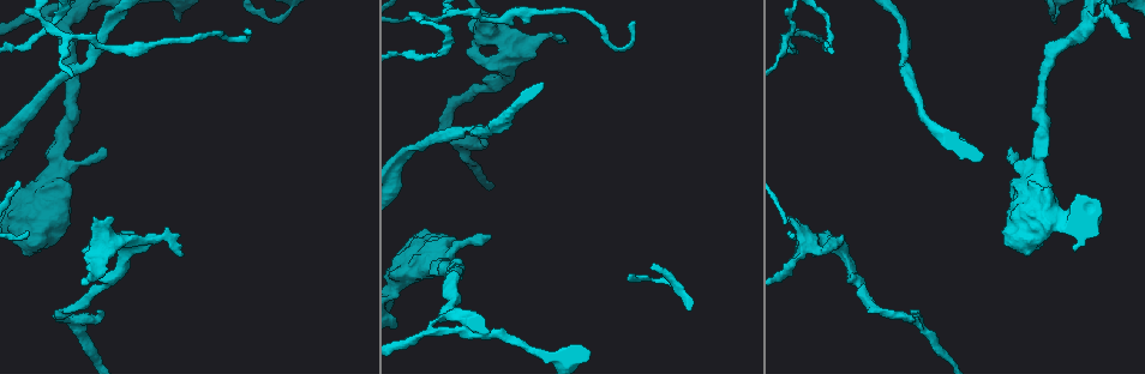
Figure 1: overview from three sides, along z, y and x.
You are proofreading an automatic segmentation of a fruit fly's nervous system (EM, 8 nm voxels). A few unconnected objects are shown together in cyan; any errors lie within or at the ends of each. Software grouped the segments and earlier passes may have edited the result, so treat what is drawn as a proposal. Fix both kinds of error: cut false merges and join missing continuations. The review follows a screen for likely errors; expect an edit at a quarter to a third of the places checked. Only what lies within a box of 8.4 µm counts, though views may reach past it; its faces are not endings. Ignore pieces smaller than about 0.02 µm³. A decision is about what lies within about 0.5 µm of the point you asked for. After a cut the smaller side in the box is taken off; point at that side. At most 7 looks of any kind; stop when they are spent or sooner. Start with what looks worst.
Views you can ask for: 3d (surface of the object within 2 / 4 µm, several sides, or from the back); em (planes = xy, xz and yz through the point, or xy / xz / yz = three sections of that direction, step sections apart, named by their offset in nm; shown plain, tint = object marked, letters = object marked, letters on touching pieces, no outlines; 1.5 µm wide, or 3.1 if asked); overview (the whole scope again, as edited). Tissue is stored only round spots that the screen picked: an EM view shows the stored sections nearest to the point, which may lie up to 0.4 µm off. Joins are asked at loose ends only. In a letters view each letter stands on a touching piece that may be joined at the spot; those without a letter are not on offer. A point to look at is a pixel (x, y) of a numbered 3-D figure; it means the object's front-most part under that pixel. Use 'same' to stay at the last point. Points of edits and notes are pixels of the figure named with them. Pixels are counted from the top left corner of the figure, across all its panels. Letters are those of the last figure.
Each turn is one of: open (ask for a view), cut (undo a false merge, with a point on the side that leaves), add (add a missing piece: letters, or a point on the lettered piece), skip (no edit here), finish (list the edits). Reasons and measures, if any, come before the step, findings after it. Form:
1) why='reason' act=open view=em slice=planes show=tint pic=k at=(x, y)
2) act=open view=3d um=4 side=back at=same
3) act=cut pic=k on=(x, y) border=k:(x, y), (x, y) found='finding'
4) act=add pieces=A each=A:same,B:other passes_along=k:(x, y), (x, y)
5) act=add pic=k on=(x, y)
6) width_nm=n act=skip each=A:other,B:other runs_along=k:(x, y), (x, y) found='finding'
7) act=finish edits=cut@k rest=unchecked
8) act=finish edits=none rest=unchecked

why='sharp bend' act=open view=em slice=xz step=8 show=tint pic=1 at=(450, 316)

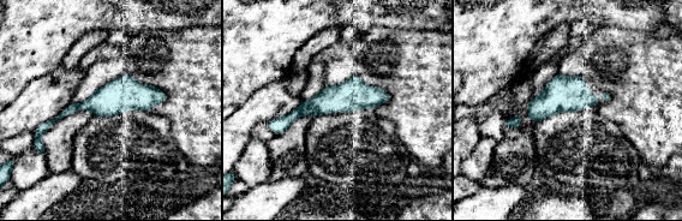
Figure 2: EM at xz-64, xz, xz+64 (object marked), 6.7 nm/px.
act=open view=em slice=planes show=tint at=same

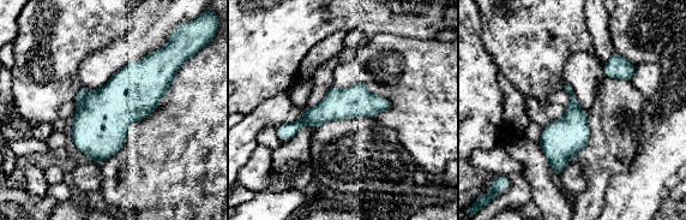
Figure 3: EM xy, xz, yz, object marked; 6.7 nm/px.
act=open view=em slice=planes show=letters at=same

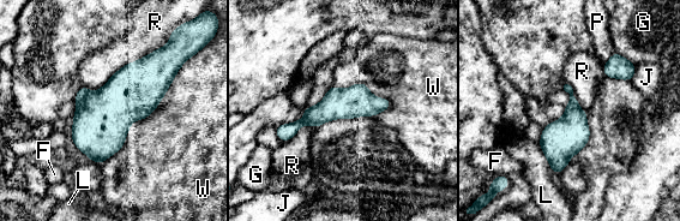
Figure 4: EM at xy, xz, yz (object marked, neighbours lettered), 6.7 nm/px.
act=cut pic=4 on=(82, 94) each=F:other,G:other,J:other,L:other,P:other,R:other,W:other border=4:(90, 91), (77, 108) found='two neurons meet here'

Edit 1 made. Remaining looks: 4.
act=open view=overview

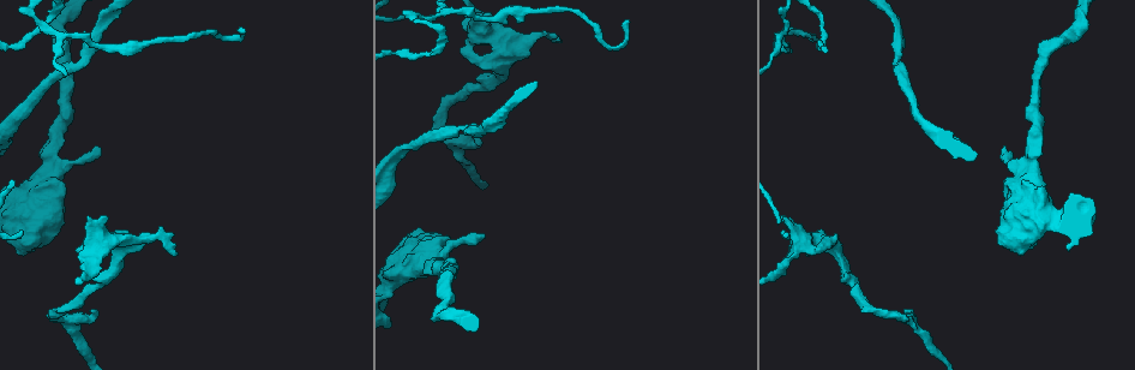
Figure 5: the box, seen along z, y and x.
why='sudden change in width' act=open view=3d um=2 side=back pic=5 at=(810, 241)

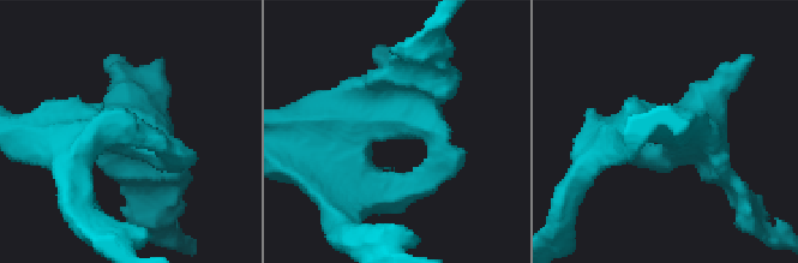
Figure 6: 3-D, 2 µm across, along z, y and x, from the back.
act=open view=em slice=planes show=plain pic=6 at=(358, 133)

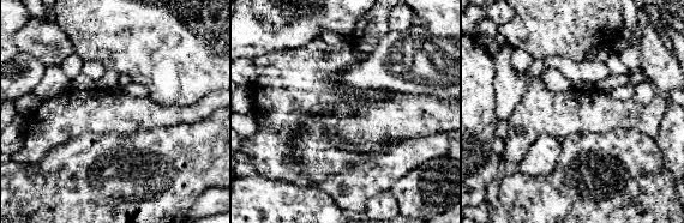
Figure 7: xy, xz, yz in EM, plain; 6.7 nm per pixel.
act=open view=em slice=planes show=letters at=same

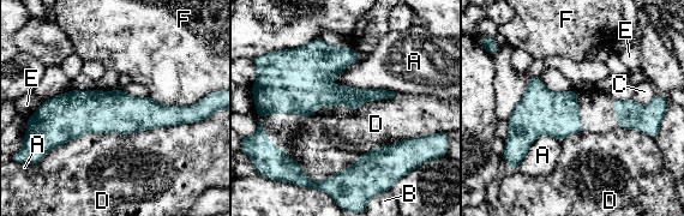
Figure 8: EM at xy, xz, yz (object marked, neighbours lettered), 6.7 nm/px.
act=skip each=A:other,B:other,C:other,D:other,E:other,F:other found='continuous, no second neuron'

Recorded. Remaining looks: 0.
act=finish edits=cut@4 rest=unchecked

